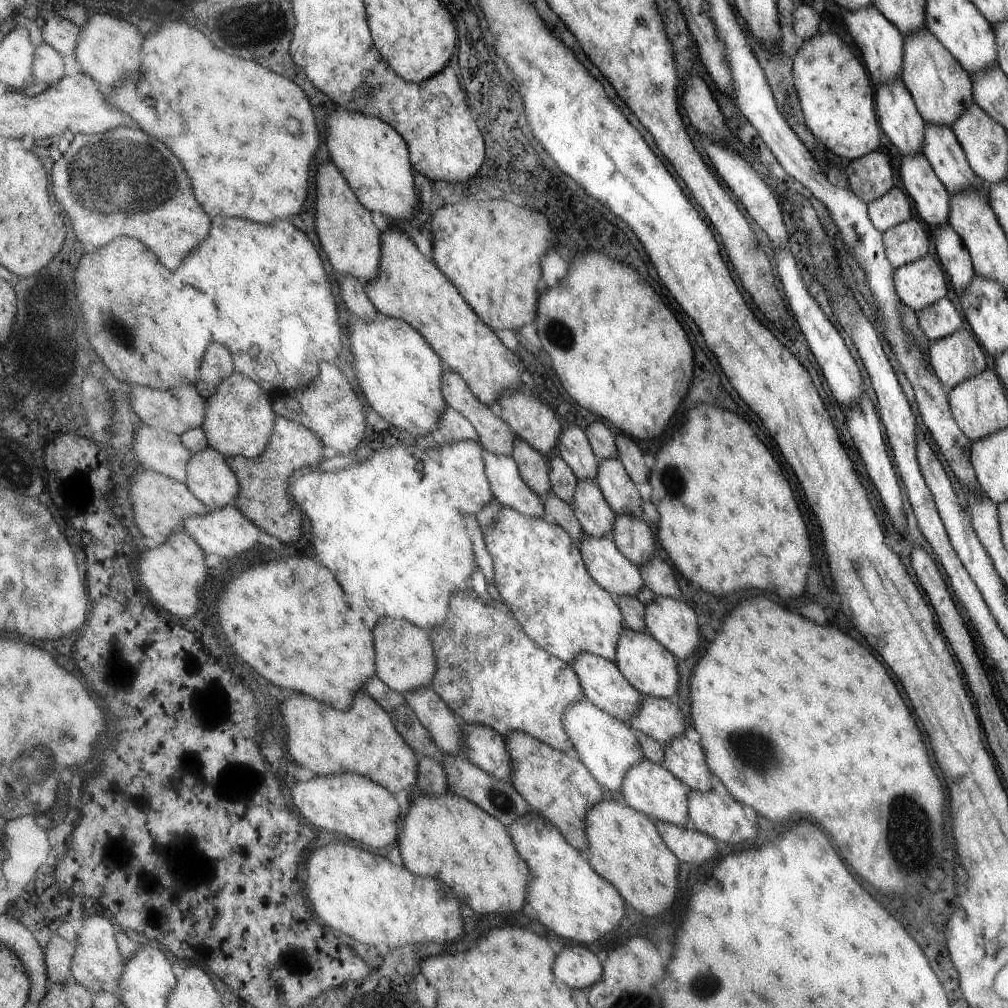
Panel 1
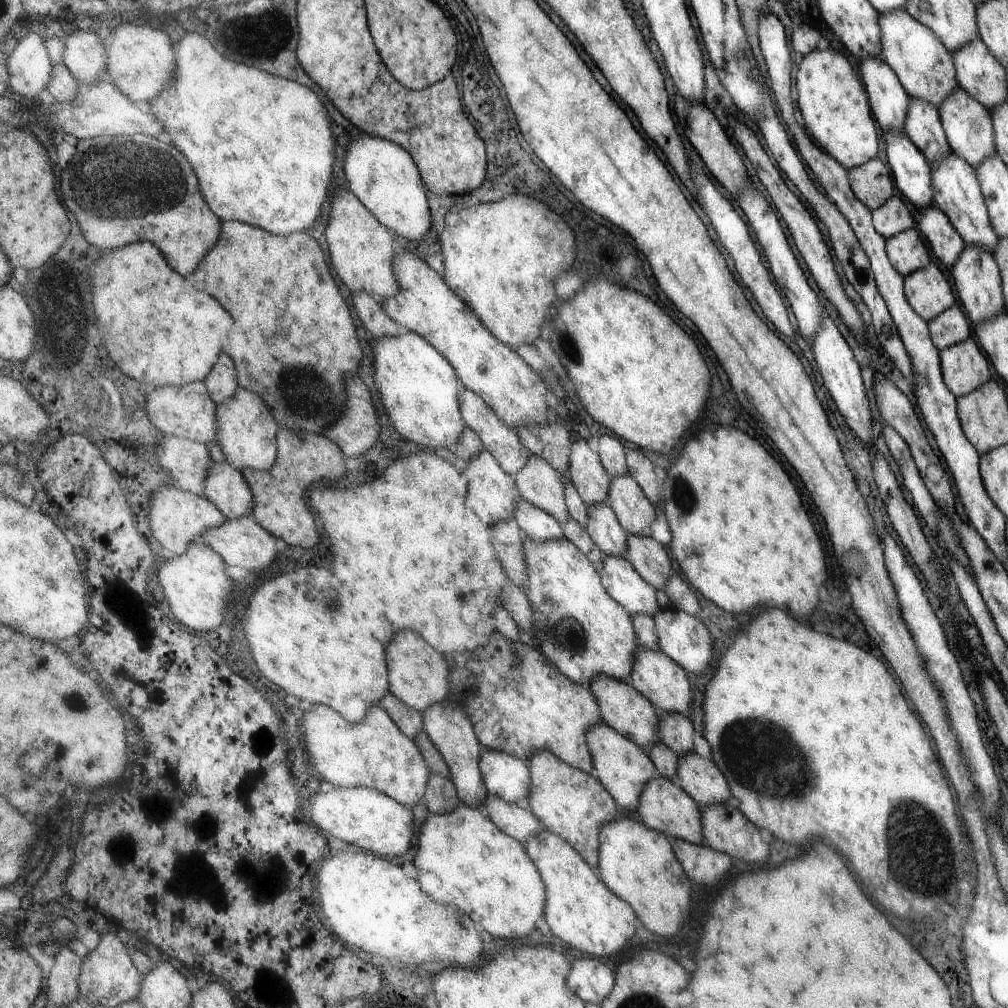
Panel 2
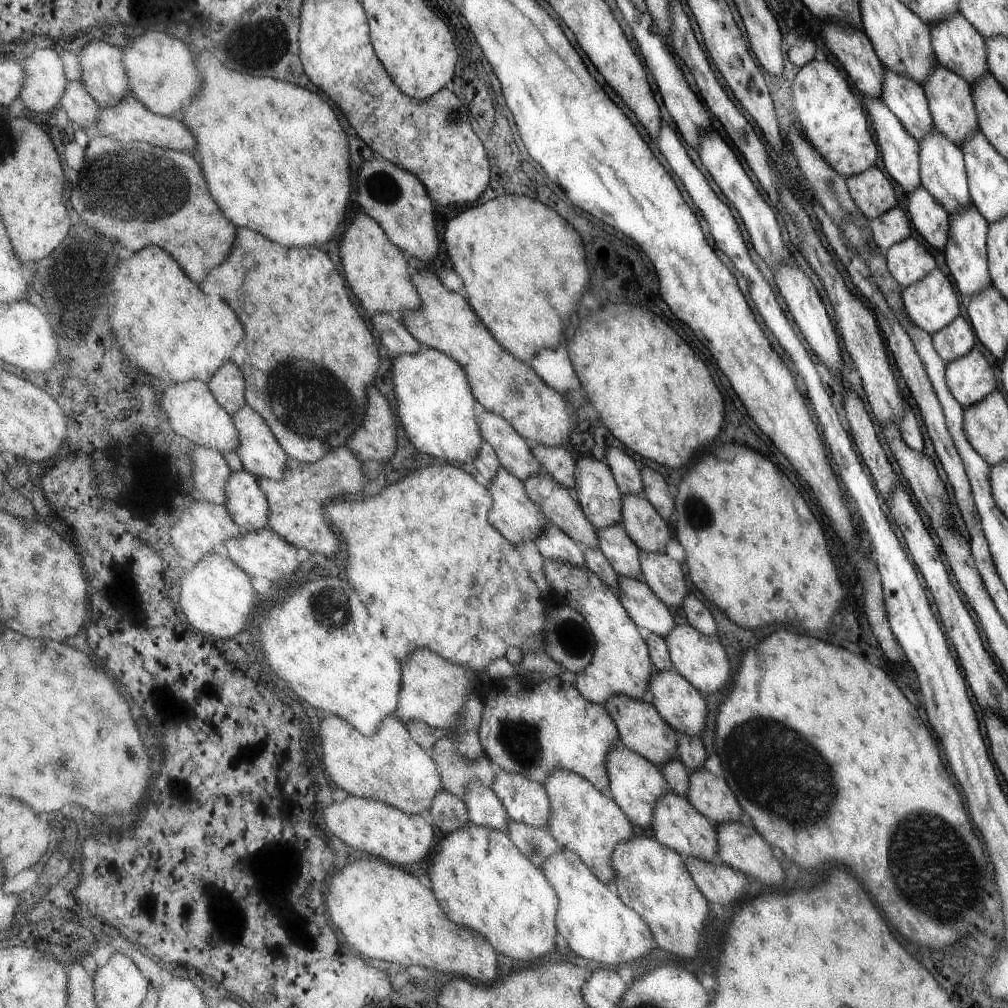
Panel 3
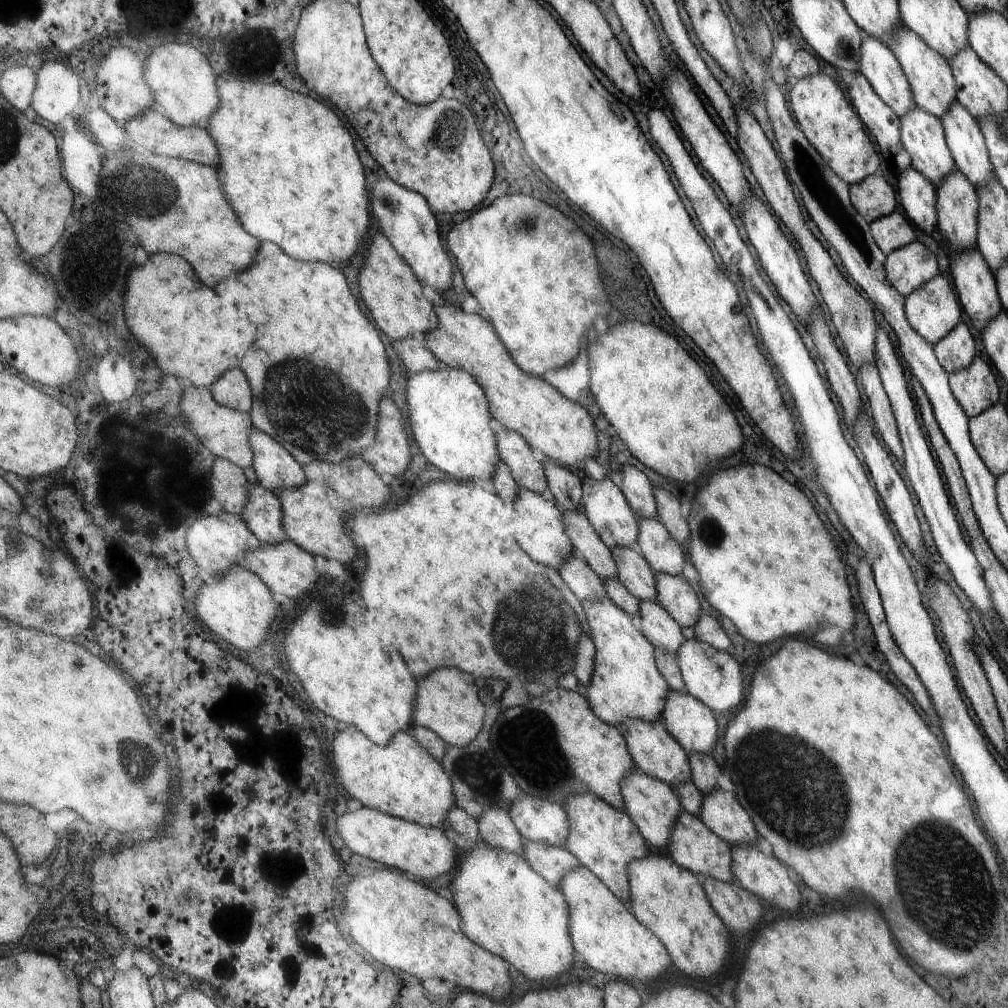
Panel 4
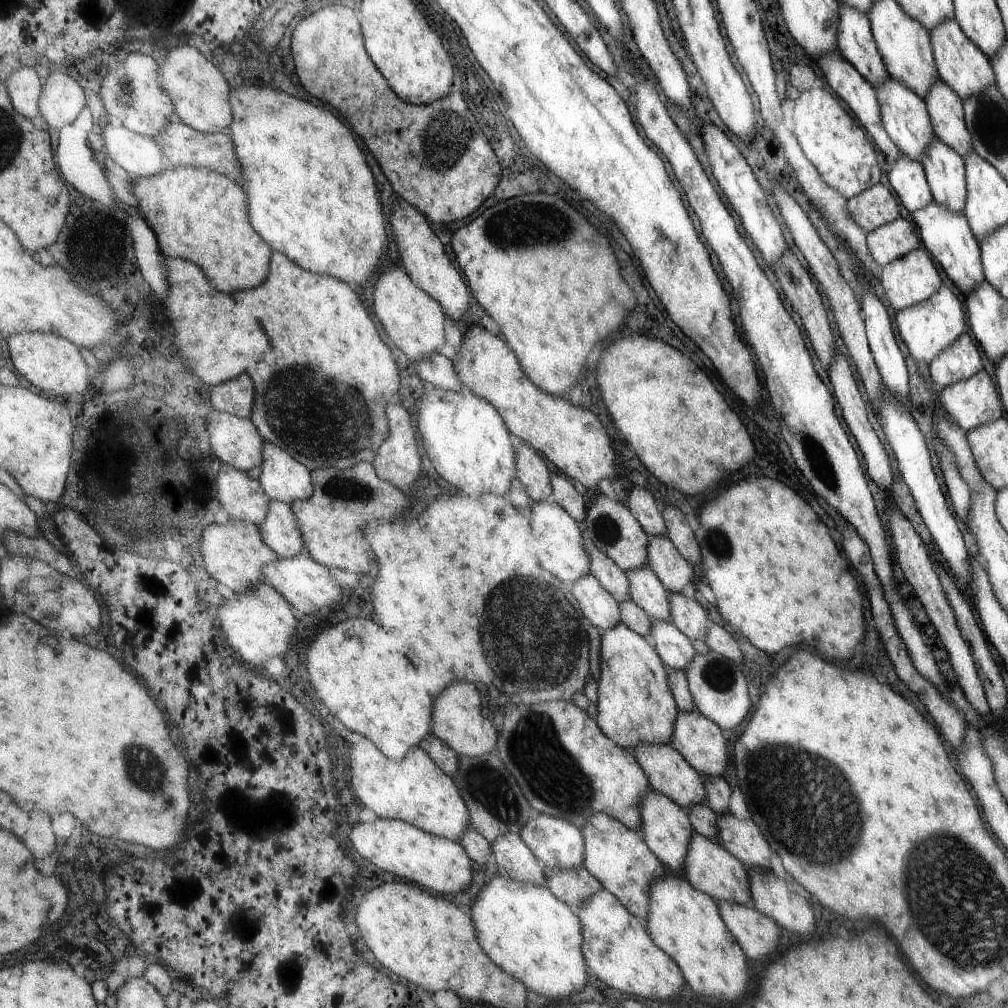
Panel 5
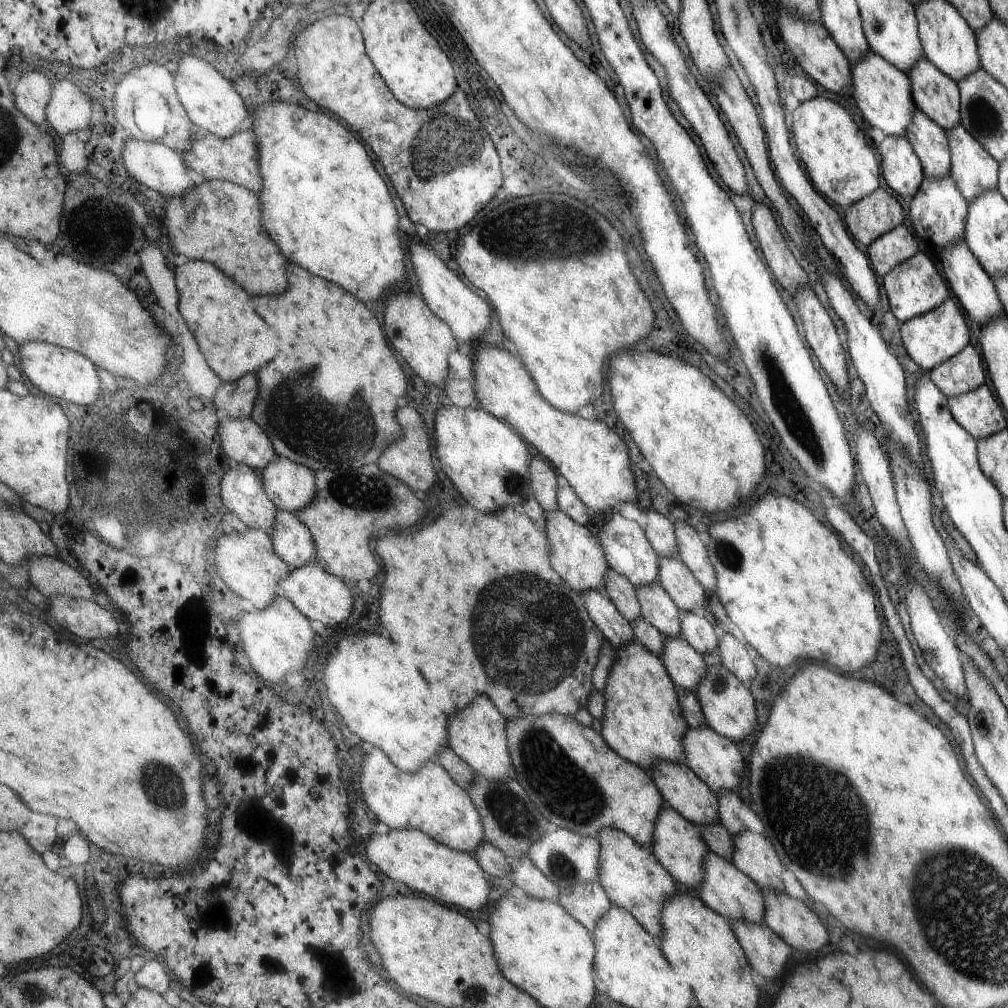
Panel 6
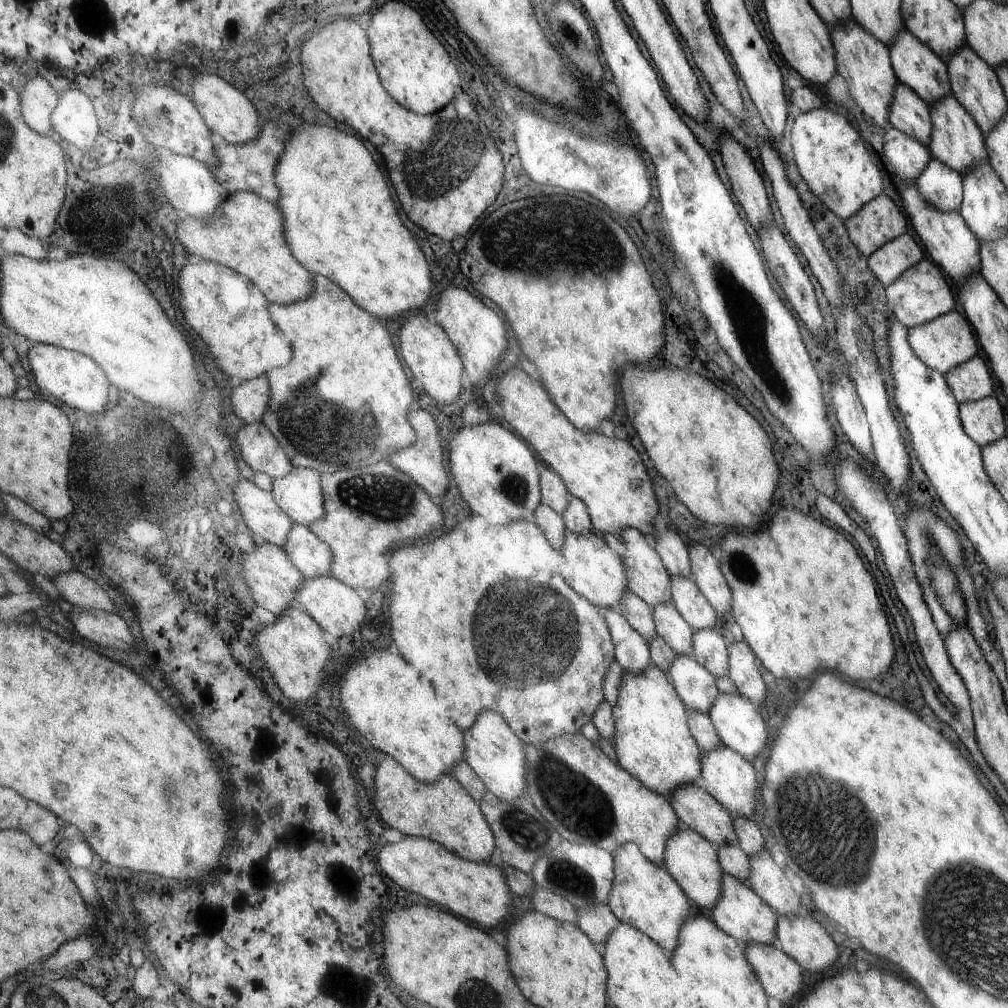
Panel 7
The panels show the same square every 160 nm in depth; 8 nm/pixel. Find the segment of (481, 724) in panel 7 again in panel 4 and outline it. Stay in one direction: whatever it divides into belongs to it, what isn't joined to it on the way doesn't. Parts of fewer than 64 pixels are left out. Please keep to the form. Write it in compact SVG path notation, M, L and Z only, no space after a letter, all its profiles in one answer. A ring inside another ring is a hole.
M437 668L419 680L414 710L410 714L410 726L428 728L447 745L465 747L480 731L483 717L483 704L477 698L477 688L469 674L459 672L457 668Z

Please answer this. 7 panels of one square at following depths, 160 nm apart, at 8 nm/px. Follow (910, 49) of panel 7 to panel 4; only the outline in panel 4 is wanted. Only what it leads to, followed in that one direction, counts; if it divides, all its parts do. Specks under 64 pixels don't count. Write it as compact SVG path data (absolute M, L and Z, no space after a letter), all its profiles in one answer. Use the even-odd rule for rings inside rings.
M957 100L952 103L946 114L942 115L939 120L943 124L946 144L950 149L953 160L955 160L957 170L962 172L975 187L983 187L988 179L994 178L995 172L992 169L987 144L984 143L983 132L980 131L978 121Z

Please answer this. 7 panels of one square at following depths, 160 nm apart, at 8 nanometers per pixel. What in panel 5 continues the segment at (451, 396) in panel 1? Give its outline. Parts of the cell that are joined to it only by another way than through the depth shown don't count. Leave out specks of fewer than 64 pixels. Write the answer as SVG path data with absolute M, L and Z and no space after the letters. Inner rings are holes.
M517 441L514 463L517 480L526 489L530 500L545 501L549 499L552 488L549 486L549 470L540 454L527 443Z

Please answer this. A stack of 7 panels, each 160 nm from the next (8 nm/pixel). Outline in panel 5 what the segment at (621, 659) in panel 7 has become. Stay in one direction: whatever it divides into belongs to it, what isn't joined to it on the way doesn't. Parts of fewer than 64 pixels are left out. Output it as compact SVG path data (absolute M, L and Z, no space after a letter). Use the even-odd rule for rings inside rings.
M590 572L573 581L570 589L578 599L581 612L600 631L611 628L620 621L618 602Z

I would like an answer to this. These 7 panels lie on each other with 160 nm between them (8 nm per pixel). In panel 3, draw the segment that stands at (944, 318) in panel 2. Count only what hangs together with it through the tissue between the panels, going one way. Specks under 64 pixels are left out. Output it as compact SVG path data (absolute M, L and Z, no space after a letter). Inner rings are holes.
M957 315L945 327L931 335L935 352L946 363L965 355L975 344L975 336L961 315Z

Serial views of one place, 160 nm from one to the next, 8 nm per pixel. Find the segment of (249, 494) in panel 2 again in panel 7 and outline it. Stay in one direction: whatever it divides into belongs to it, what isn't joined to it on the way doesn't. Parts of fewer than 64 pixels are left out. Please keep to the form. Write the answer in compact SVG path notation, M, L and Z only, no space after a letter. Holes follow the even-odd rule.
M295 523L283 546L306 578L331 574L334 552L307 525Z

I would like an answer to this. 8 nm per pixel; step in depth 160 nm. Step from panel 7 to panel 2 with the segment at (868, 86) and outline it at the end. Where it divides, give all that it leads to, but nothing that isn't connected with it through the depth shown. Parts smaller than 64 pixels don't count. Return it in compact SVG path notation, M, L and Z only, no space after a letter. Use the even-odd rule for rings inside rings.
M953 152L937 163L929 163L932 170L933 204L950 219L965 244L980 247L991 253L996 250L998 236L991 226L988 210L974 168Z

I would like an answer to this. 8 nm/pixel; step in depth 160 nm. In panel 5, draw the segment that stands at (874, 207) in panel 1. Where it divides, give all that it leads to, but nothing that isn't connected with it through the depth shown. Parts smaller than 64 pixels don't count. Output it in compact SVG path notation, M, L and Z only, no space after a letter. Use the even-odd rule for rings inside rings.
M897 218L874 228L866 236L866 240L871 256L879 266L919 247L919 238L905 218Z

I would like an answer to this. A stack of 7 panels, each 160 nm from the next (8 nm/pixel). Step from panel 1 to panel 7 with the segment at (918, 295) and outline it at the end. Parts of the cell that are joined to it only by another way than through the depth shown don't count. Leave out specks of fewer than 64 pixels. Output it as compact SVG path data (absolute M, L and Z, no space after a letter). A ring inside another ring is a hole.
M951 309L926 323L908 328L908 344L915 356L919 357L928 367L940 373L950 371L971 356L977 355L977 340L969 328L969 324L957 314L955 309Z

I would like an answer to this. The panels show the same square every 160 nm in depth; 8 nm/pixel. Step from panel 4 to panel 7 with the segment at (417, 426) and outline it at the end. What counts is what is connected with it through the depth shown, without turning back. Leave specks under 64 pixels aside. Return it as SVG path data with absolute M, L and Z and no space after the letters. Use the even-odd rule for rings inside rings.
M501 422L463 424L449 443L450 467L458 491L469 508L487 516L491 524L509 524L511 520L529 519L539 504L540 470L527 444L505 430Z

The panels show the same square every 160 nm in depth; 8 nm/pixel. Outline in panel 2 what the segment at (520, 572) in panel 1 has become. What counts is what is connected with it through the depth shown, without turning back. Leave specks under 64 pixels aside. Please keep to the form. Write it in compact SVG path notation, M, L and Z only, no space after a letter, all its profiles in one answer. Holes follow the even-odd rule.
M524 534L522 549L527 567L527 580L523 594L528 598L534 617L533 642L540 652L555 666L559 672L569 677L573 682L587 688L589 679L595 675L607 675L620 681L627 681L630 668L634 662L635 633L631 628L631 620L625 614L620 604L603 588L602 577L597 568L579 549L567 539L551 539L535 542ZM559 619L575 619L584 630L584 645L577 651L569 651L552 637L552 629Z

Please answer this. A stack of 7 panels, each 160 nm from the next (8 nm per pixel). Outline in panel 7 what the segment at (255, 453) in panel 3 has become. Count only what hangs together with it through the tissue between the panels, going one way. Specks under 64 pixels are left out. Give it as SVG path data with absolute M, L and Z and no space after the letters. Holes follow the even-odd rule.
M293 467L287 476L273 480L272 493L295 523L310 526L326 515L322 474L318 470Z

